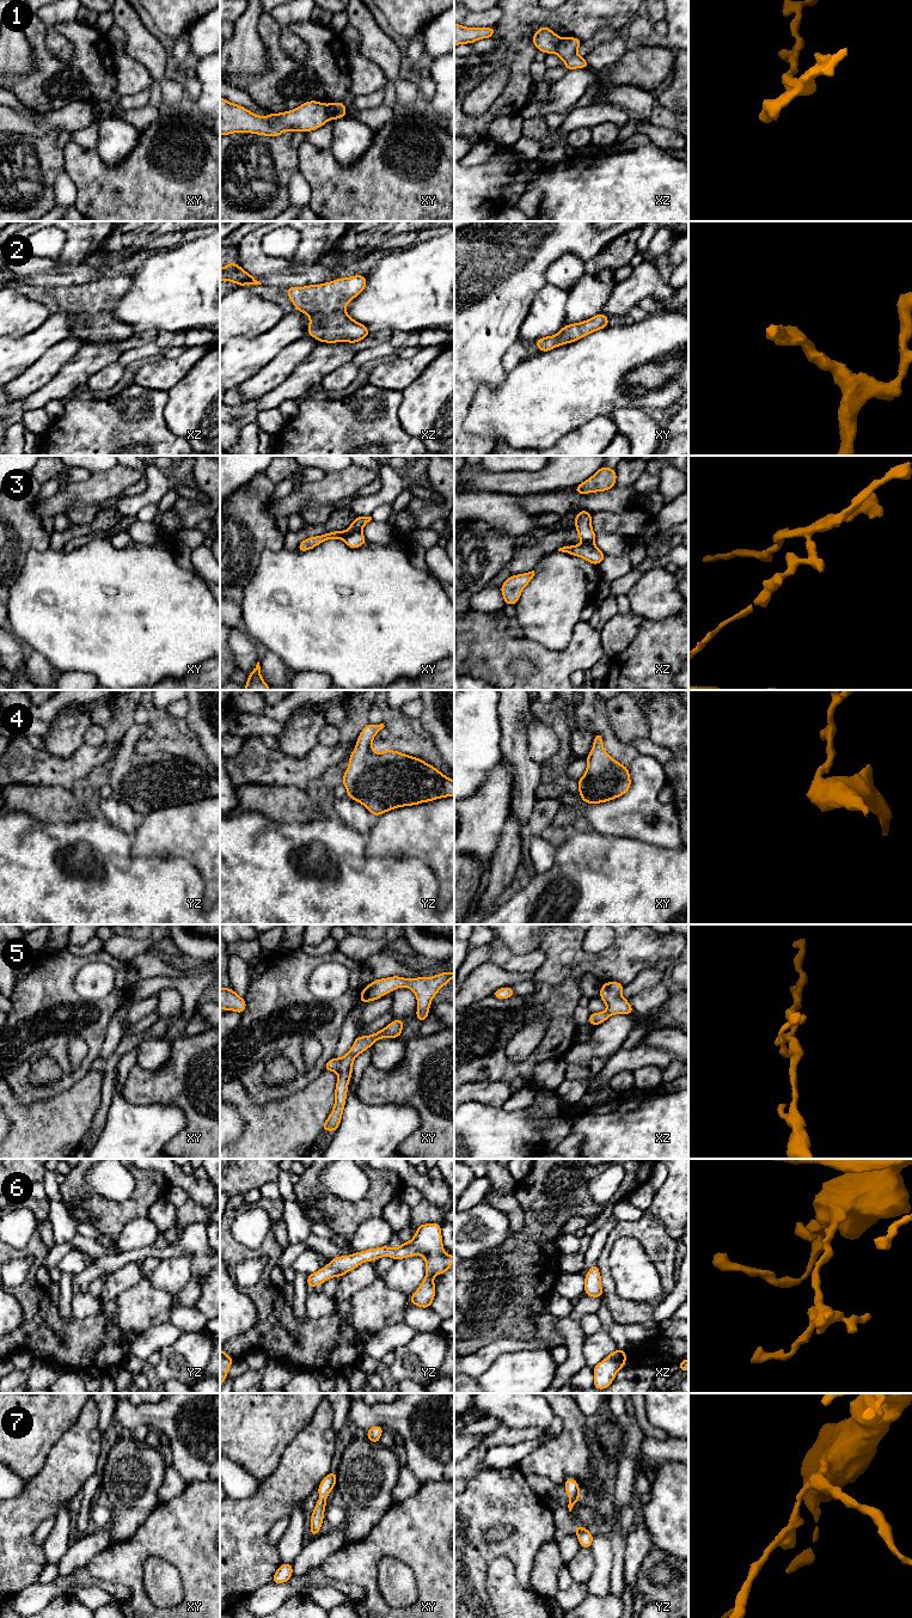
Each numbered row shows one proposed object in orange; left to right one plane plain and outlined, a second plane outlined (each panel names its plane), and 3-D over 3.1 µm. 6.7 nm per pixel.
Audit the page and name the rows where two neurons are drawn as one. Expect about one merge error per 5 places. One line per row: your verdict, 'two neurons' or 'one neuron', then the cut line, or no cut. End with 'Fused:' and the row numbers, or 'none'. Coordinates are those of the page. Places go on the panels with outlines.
1: two neurons; cut in xz along (561, 38), (555, 52)
2: one neuron; no cut
3: two neurons; cut in xy along (360, 531), (353, 531), (343, 538)
4: one neuron; no cut
5: one neuron; no cut
6: one neuron; no cut
7: one neuron; no cut
Fused: 1, 3

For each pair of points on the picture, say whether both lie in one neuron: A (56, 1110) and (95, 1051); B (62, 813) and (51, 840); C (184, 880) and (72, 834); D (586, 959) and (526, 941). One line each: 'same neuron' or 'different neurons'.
A: different neurons
B: different neurons
C: same neuron
D: different neurons

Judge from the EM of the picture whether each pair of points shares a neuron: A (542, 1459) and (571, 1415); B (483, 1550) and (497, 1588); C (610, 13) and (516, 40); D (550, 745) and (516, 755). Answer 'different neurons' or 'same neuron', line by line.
A: same neuron
B: different neurons
C: same neuron
D: different neurons

